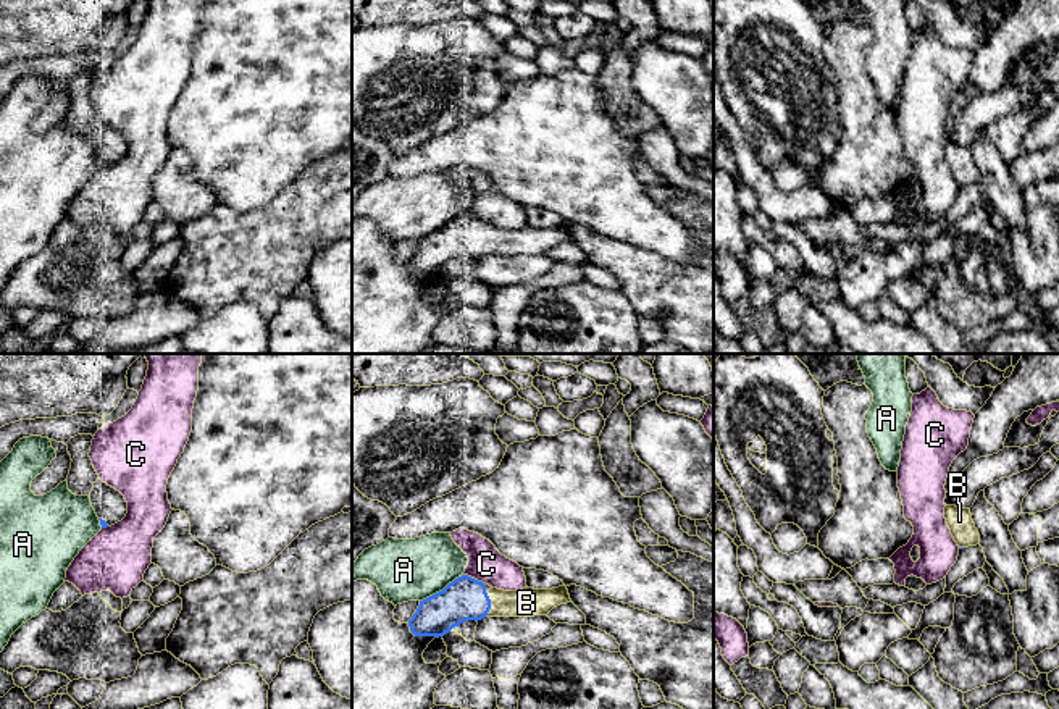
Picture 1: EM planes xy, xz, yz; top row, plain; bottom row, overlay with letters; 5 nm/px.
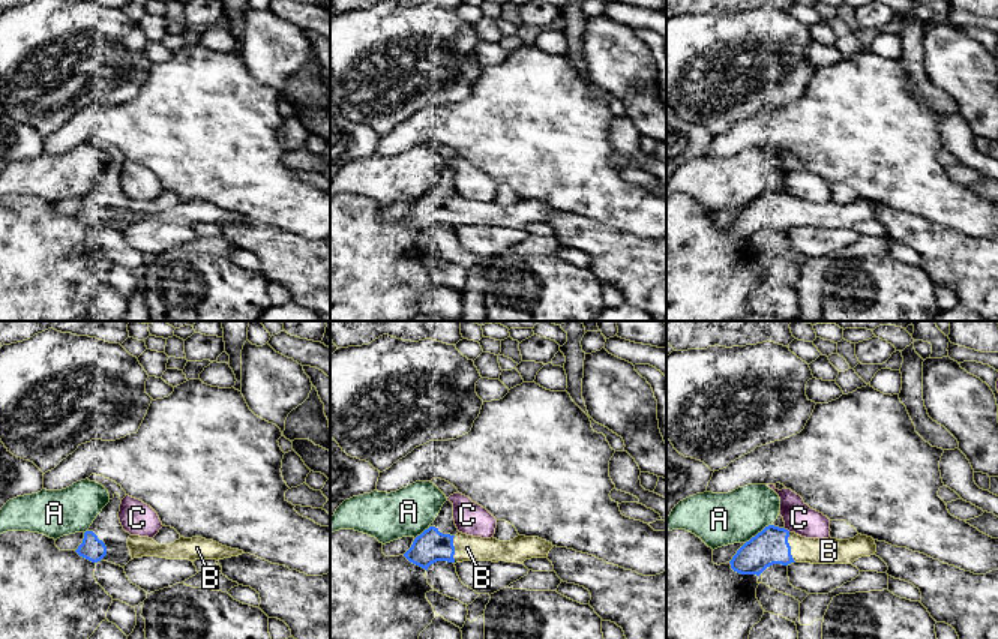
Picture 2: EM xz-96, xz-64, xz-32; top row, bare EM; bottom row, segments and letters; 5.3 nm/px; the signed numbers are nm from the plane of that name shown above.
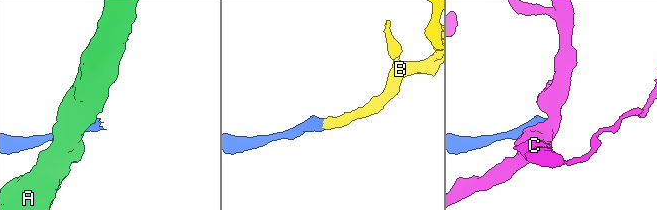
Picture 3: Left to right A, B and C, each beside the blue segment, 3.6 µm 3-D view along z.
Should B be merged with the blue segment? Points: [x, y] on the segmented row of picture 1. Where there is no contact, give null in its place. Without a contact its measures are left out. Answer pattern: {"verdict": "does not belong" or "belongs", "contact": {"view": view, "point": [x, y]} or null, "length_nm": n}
{"verdict": "belongs", "contact": {"view": "xz", "point": [489, 601]}, "length_nm": 160}

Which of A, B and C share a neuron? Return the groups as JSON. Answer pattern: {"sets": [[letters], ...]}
{"sets": [["A"], ["B"], ["C"]]}

